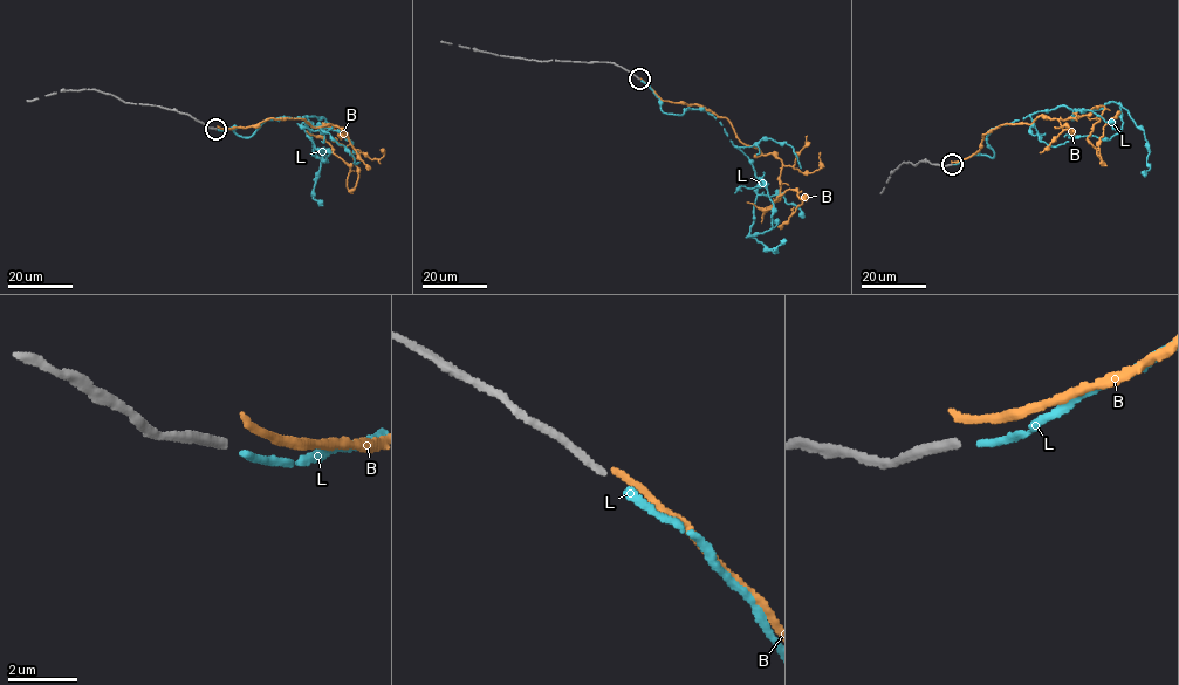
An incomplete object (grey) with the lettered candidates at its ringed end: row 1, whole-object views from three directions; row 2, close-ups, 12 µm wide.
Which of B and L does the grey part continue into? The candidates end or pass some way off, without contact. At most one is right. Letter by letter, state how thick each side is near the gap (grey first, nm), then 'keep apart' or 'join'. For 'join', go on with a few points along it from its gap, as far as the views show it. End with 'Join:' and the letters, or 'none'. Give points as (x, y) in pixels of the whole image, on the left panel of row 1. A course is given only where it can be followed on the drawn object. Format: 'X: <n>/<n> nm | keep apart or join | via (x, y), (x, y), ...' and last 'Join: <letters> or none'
B: 240/240 nm | keep apart
L: 240/220 nm | join | via (218, 129), (249, 137), (267, 120), (322, 117), (302, 128), (323, 162), (324, 149)
Join: L

